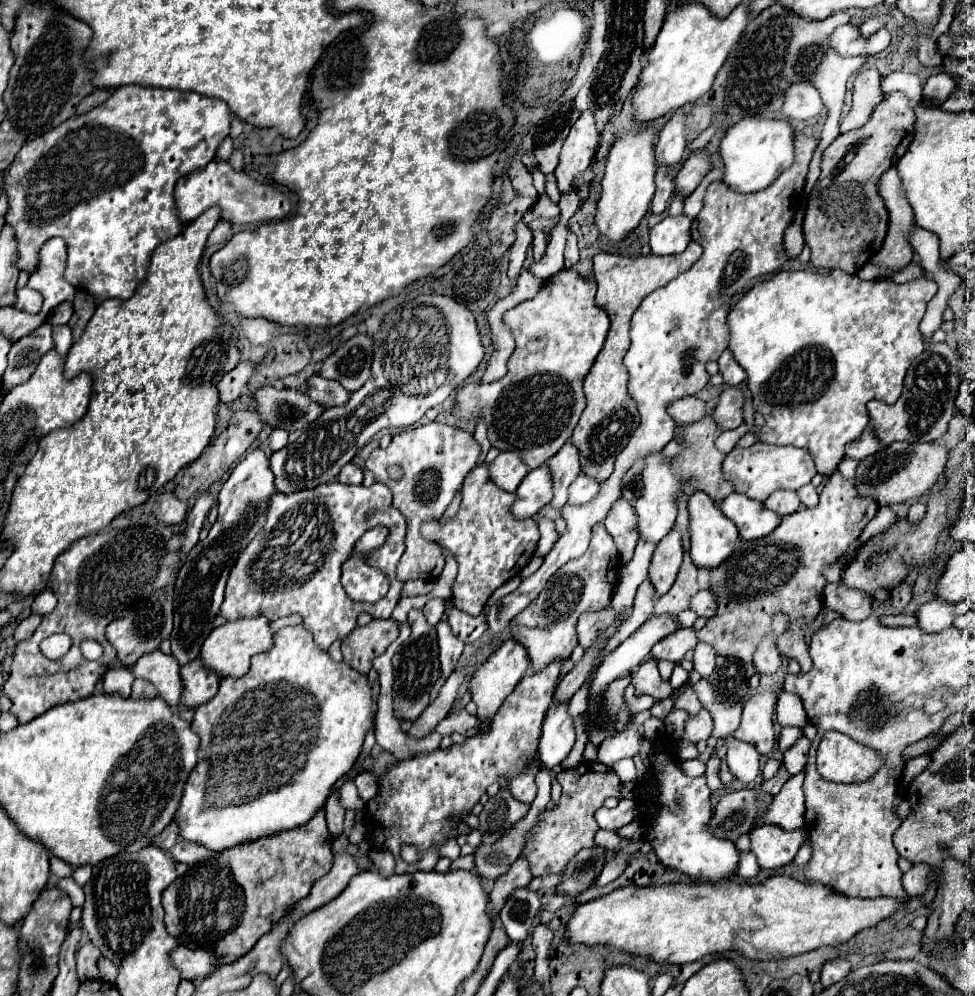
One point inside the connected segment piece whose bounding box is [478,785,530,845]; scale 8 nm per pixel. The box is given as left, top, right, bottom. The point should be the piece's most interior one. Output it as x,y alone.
500,812

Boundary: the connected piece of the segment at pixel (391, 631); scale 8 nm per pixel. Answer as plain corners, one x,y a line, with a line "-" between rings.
372,619
364,627
356,627
342,639
344,661
362,675
368,675
372,661
380,657
388,645
398,637
398,623
394,619

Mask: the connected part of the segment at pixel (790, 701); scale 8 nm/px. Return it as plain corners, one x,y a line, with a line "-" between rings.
782,691
776,705
776,721
782,727
804,727
808,723
802,701
796,693

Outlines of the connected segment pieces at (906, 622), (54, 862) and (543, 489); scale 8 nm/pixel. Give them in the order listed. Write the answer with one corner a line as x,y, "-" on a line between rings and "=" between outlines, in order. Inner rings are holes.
888,615
882,617
882,623
888,627
916,627
918,619
916,615
=
54,855
50,857
50,867
52,867
52,869
50,869
52,875
58,877
58,879
60,879
60,877
70,877
70,875
72,875
72,867
70,867
66,861
60,861
60,859
54,857
=
546,465
530,471
516,489
516,501
512,505
514,519
534,517
552,499
552,477

